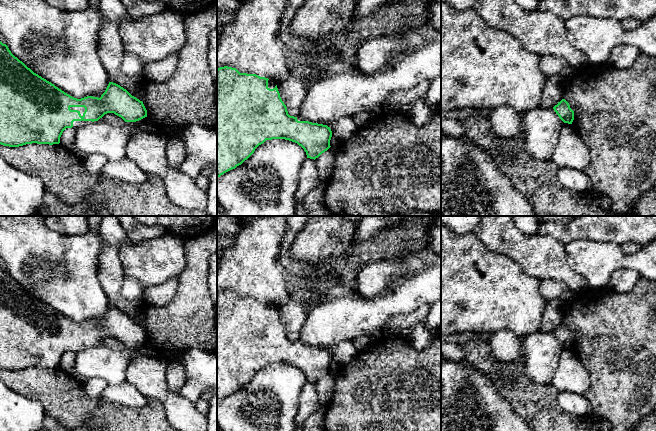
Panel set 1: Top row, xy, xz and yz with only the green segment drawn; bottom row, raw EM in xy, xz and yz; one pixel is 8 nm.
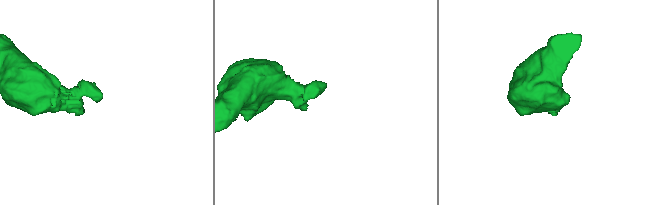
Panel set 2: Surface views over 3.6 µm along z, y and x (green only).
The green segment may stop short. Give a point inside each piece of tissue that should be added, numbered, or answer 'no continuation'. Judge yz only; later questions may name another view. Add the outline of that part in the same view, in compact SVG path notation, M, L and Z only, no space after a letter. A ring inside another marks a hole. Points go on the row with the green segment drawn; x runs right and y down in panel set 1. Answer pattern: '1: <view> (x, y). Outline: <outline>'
no continuation

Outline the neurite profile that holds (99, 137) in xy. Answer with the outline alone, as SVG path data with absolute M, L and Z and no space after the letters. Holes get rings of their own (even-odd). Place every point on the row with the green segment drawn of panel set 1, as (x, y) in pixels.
M148 116L122 125L110 124L102 117L76 130L75 146L85 156L104 155L107 158L102 172L105 176L134 185L142 184L149 180L149 174L126 155L127 144L138 129L158 134L159 127Z

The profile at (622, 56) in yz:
M617 45L613 48L609 63L617 69L628 69L633 66L641 54L639 48L633 45Z

